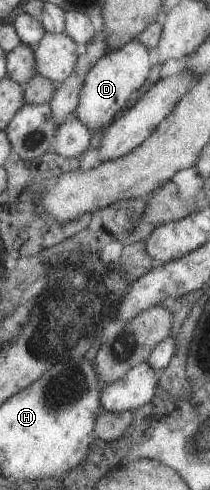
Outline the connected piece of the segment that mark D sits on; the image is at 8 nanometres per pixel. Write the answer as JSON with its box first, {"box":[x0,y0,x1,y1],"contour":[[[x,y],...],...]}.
{"box":[72,22,161,132],"contour":[[[151,22],[124,46],[106,51],[104,56],[88,69],[78,95],[77,105],[72,112],[72,116],[76,117],[80,124],[84,124],[89,131],[94,132],[106,128],[125,109],[132,92],[136,92],[147,80],[150,70],[148,49],[156,46],[160,40],[160,31],[161,23]]]}

